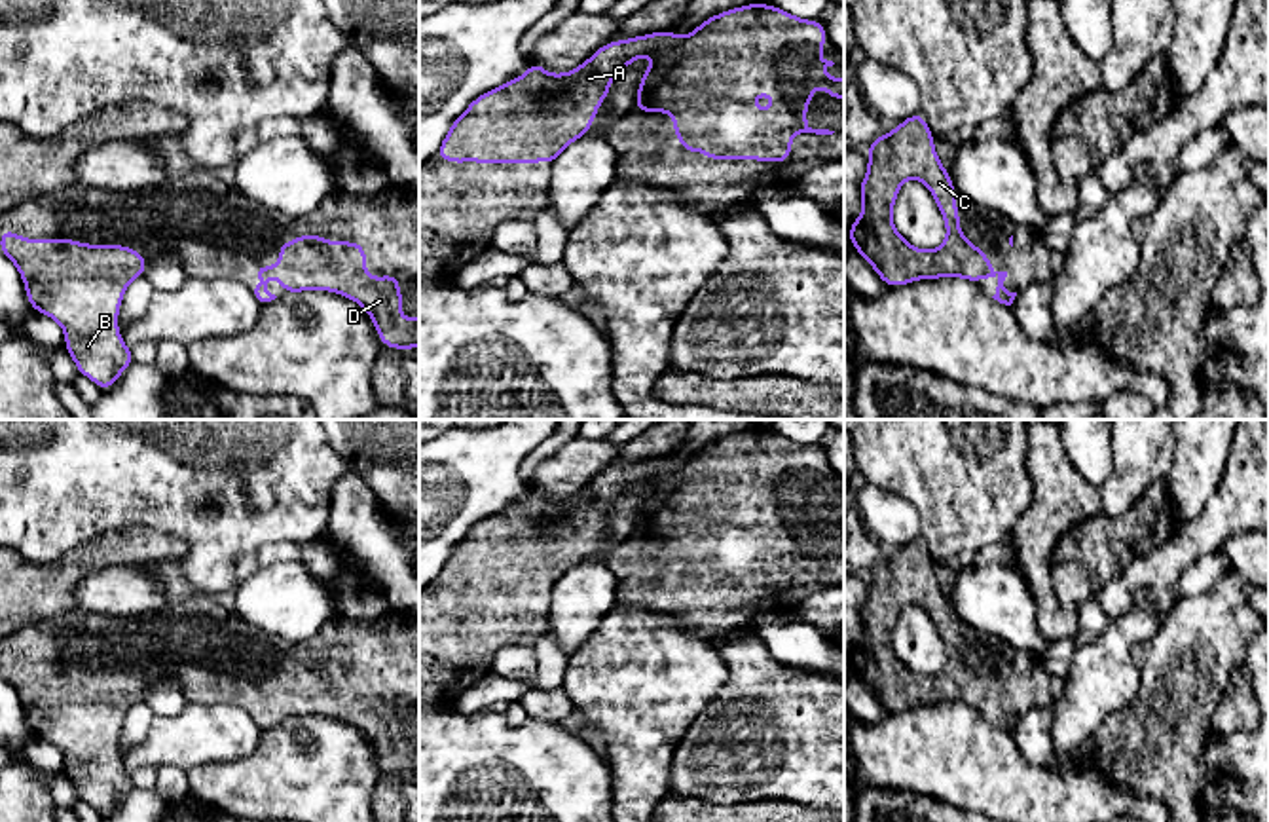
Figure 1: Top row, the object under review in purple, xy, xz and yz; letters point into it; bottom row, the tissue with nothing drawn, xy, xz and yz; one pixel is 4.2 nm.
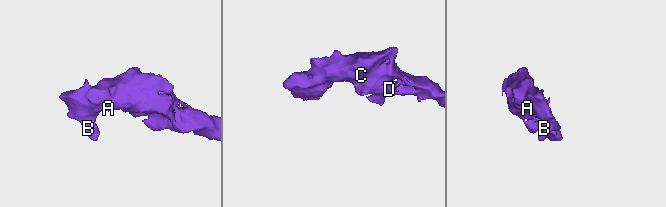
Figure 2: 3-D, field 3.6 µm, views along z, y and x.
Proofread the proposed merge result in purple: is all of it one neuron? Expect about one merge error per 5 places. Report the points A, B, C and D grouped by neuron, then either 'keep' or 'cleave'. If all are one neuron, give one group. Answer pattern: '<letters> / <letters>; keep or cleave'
A B C D; keep

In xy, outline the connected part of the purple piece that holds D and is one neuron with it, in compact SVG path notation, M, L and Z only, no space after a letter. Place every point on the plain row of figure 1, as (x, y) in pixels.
M303 659L285 666L279 674L279 691L256 691L260 727L277 721L264 710L277 702L285 718L322 714L338 718L360 729L377 754L383 771L396 775L419 773L419 740L402 744L400 701L370 702L366 699L366 676L359 666L326 666L321 661Z

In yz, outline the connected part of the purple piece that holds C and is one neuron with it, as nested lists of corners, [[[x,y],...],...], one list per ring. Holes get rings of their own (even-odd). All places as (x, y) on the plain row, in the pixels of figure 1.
[[[922,539],[909,541],[890,560],[878,560],[867,573],[867,602],[859,609],[863,634],[848,653],[852,672],[876,695],[890,712],[916,704],[964,702],[973,708],[998,702],[1000,729],[1011,731],[1017,718],[1007,718],[1007,697],[988,689],[988,682],[960,657],[956,615],[941,590],[933,560]],[[918,604],[937,626],[947,651],[947,664],[935,676],[922,676],[905,666],[892,644],[892,634],[905,606]]]

